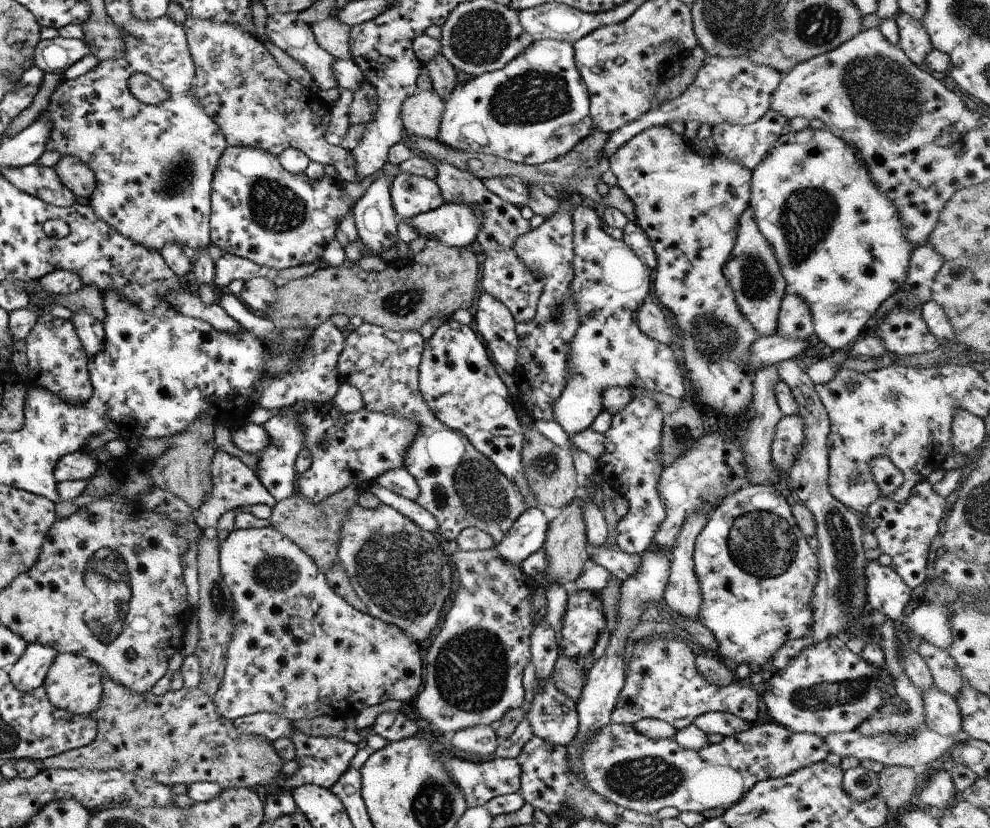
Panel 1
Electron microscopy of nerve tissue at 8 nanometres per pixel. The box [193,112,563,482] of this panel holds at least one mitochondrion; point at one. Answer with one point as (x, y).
(274, 205)

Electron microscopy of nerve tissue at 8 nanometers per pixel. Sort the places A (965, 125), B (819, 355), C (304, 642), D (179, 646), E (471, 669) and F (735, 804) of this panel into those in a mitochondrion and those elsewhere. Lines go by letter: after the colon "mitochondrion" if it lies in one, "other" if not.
A: other
B: other
C: other
D: other
E: mitochondrion
F: other

